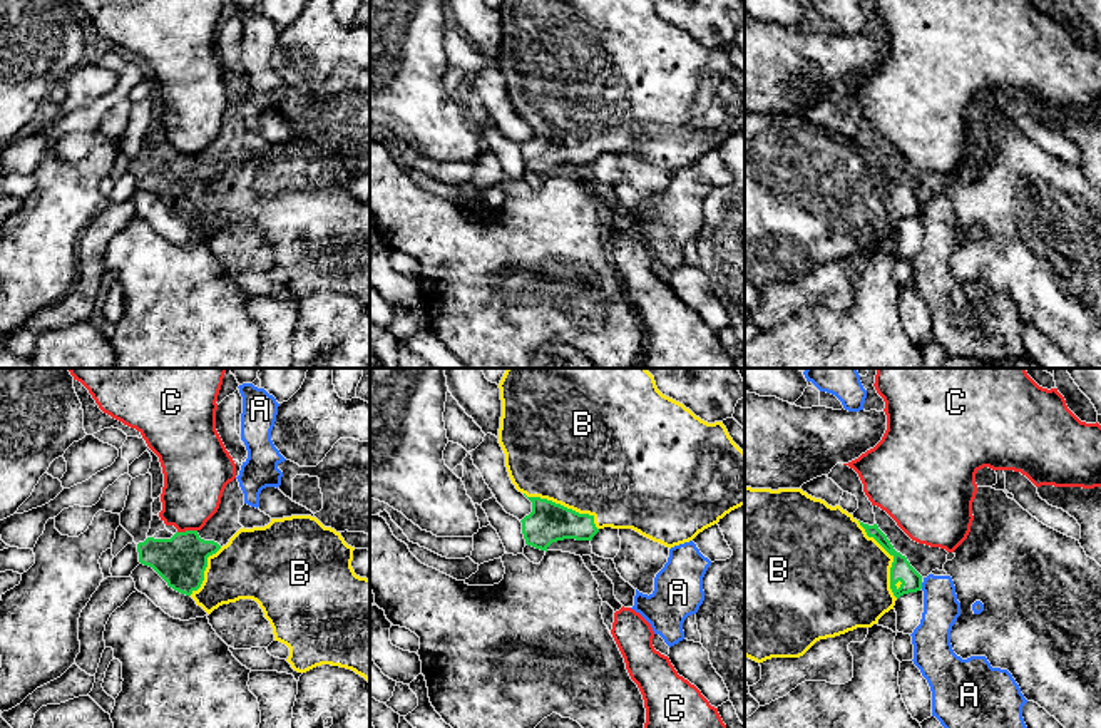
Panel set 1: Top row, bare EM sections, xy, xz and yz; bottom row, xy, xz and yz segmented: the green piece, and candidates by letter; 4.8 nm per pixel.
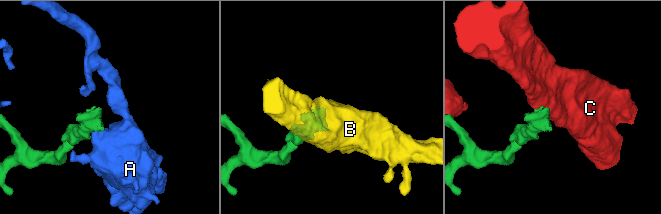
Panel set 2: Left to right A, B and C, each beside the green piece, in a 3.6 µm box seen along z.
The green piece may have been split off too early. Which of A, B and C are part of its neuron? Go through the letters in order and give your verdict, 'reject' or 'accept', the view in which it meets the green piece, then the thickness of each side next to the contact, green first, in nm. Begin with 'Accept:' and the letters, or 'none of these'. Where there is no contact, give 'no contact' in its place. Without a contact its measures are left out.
Accept: B
A: reject; contact in yz; calibres 100 and 180 nm
B: accept; contact in xz; calibres 200 and 500 nm
C: reject; contact in xy; calibres 240 and 300 nm

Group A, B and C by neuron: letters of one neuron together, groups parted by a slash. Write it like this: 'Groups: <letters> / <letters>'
Groups: A / B / C

